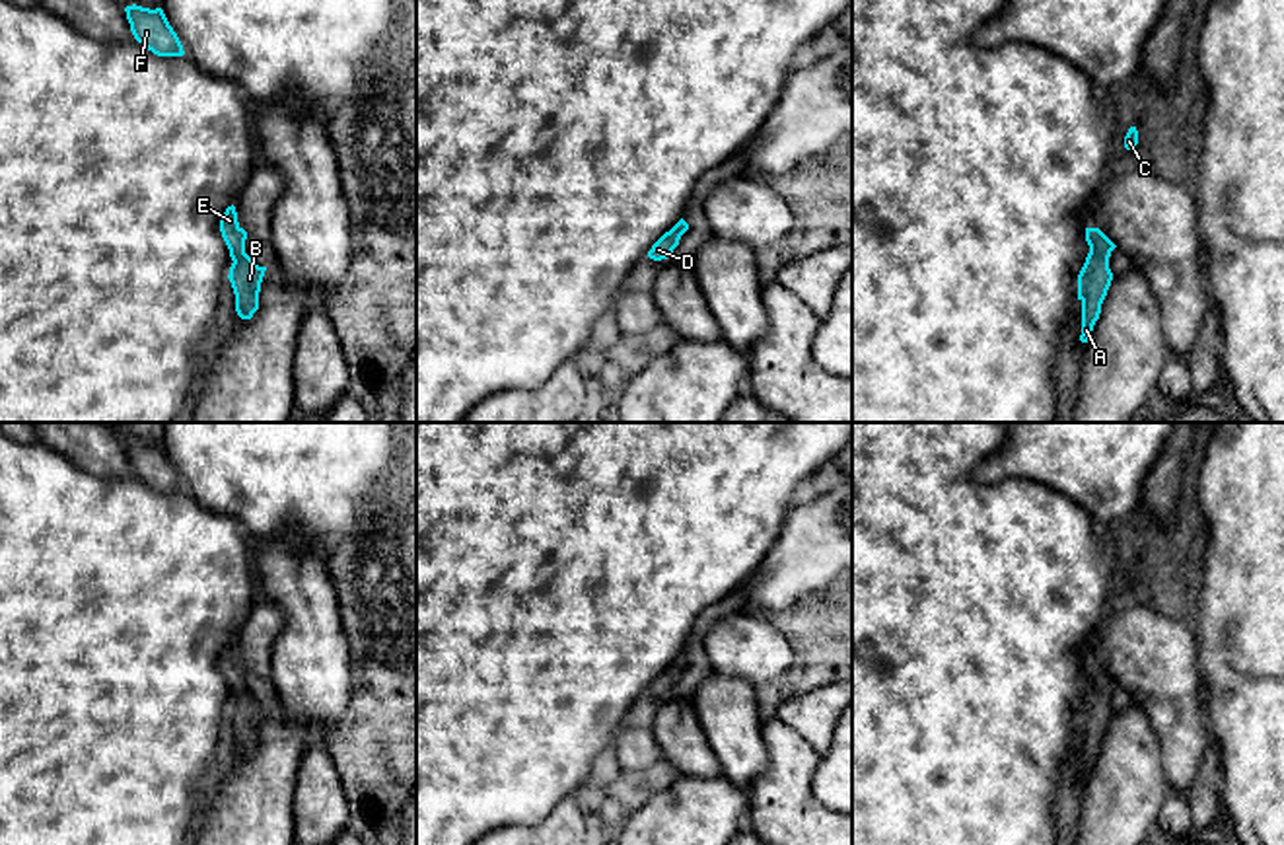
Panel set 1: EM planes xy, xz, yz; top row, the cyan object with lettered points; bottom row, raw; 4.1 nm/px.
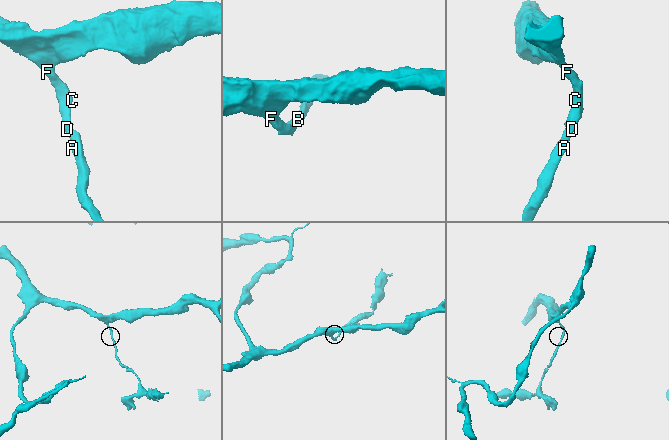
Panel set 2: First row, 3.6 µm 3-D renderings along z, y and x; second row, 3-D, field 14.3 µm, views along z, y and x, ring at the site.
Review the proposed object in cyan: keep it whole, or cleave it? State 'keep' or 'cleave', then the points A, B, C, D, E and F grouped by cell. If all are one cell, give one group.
keep; A B C D E F

